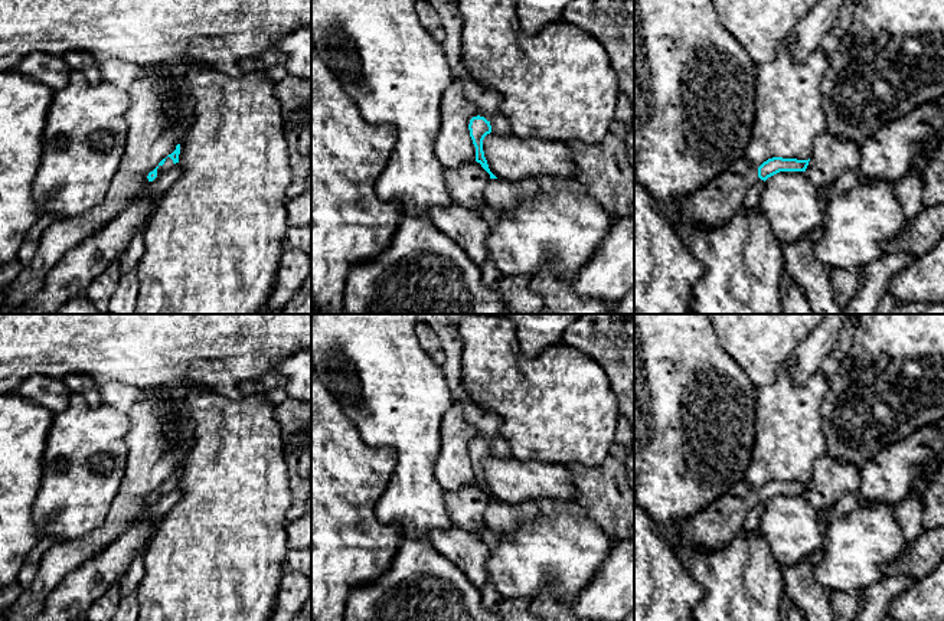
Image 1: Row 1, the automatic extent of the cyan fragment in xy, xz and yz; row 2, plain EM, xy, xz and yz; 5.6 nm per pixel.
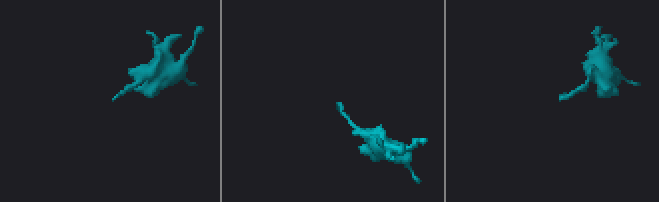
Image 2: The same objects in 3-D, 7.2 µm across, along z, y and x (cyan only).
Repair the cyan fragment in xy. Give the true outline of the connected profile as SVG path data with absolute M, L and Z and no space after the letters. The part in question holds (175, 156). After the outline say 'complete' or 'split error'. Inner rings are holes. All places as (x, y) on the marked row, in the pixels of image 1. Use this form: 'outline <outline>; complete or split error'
outline M180 144L176 146L176 150L169 154L166 158L163 158L159 166L148 173L147 179L148 182L153 182L157 176L169 171L176 163L179 163L179 154L180 154Z; split error

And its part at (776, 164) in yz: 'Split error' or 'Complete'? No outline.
Split error

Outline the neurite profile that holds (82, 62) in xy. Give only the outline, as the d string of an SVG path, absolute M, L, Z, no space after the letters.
M68 52L63 55L71 71L82 72L91 84L102 81L99 75L99 63L85 52Z

